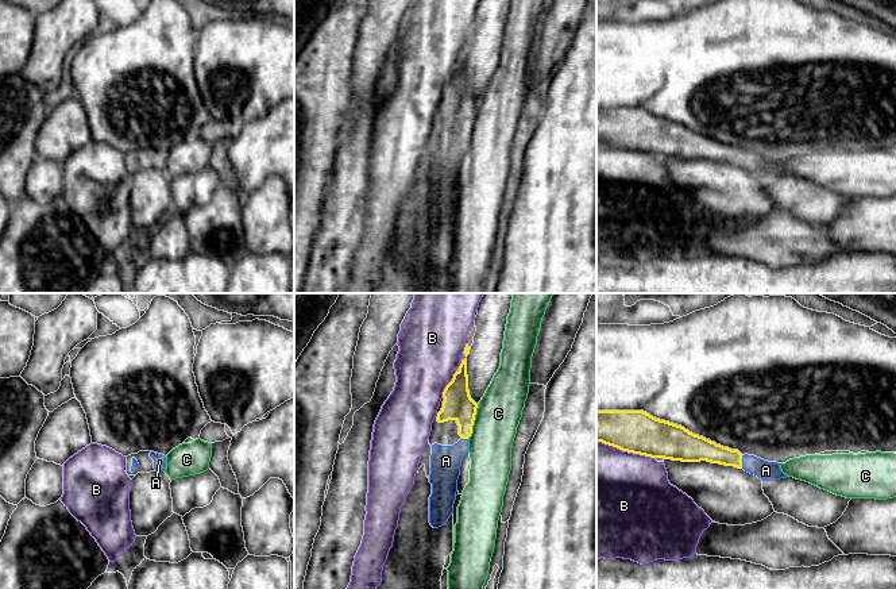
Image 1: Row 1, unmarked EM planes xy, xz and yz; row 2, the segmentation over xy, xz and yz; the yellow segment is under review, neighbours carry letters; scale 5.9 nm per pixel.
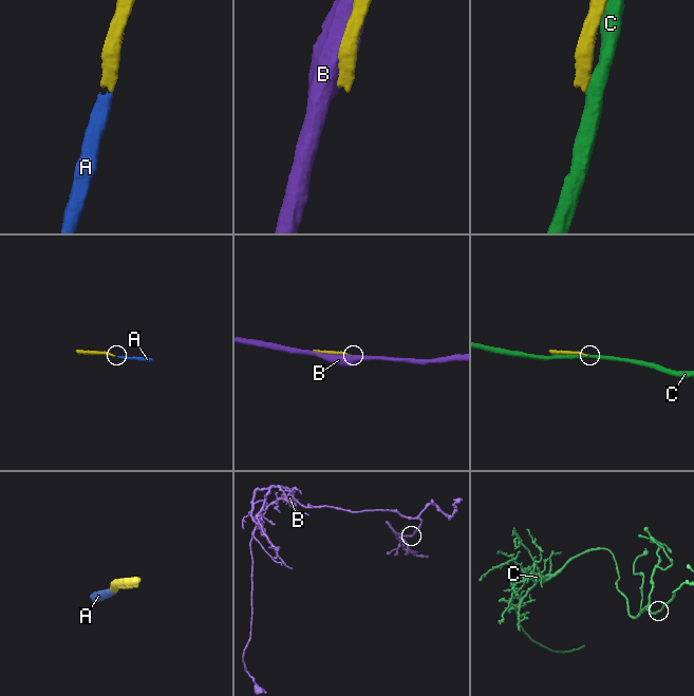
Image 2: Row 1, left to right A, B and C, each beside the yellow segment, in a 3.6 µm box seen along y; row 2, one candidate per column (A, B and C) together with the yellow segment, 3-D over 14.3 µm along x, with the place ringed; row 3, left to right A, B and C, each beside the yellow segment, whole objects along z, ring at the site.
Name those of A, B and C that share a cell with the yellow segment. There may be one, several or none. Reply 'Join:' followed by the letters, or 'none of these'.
Join: A

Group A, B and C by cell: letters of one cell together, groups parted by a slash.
A / B / C

